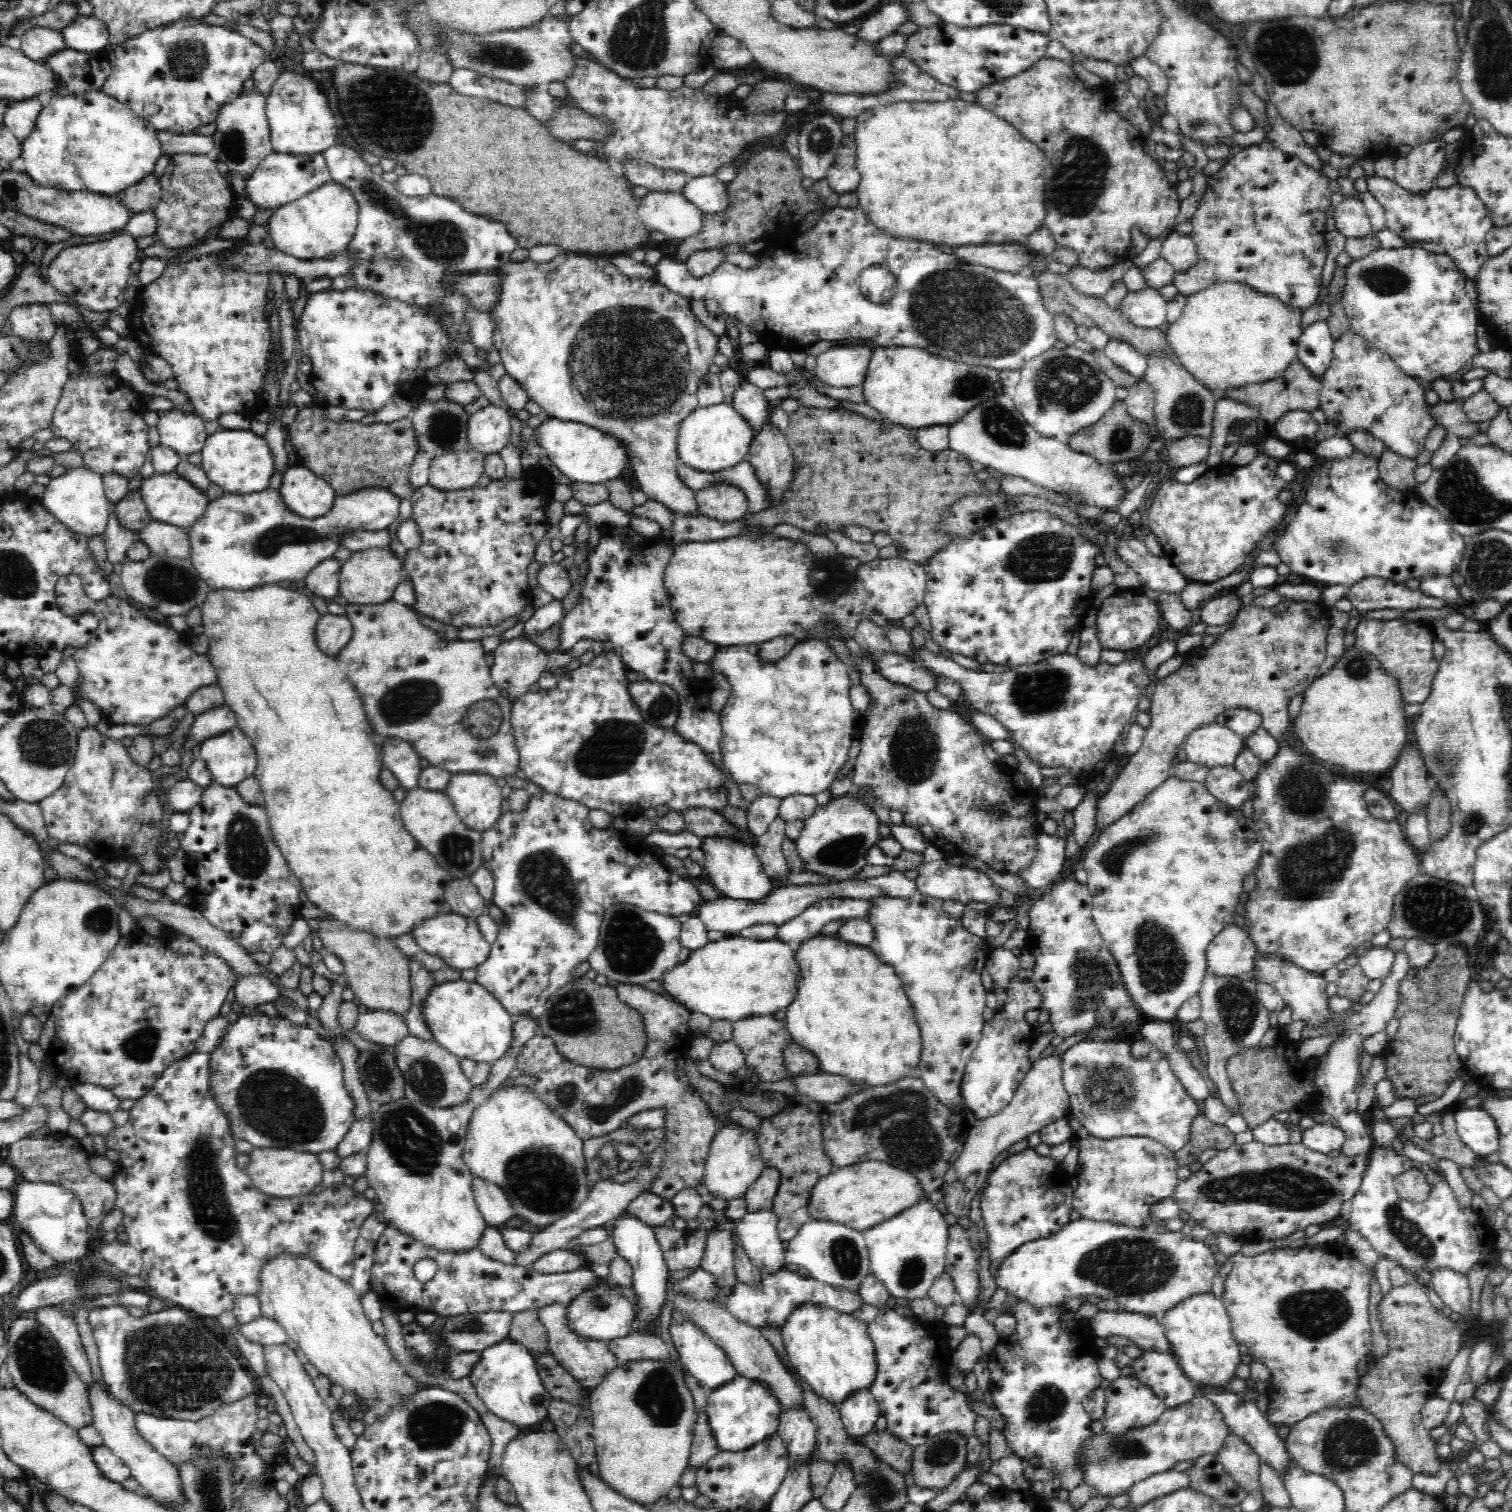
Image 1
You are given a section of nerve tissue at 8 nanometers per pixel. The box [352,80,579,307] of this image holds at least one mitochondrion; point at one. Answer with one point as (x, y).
(441, 241)

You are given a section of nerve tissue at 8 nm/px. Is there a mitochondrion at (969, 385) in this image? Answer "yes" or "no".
yes

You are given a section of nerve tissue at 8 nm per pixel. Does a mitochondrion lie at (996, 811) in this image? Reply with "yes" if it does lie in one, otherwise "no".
yes

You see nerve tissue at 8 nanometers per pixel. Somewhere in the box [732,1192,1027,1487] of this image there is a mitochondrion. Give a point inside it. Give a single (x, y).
(940, 1454)

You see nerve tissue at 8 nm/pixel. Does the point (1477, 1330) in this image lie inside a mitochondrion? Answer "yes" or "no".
no

